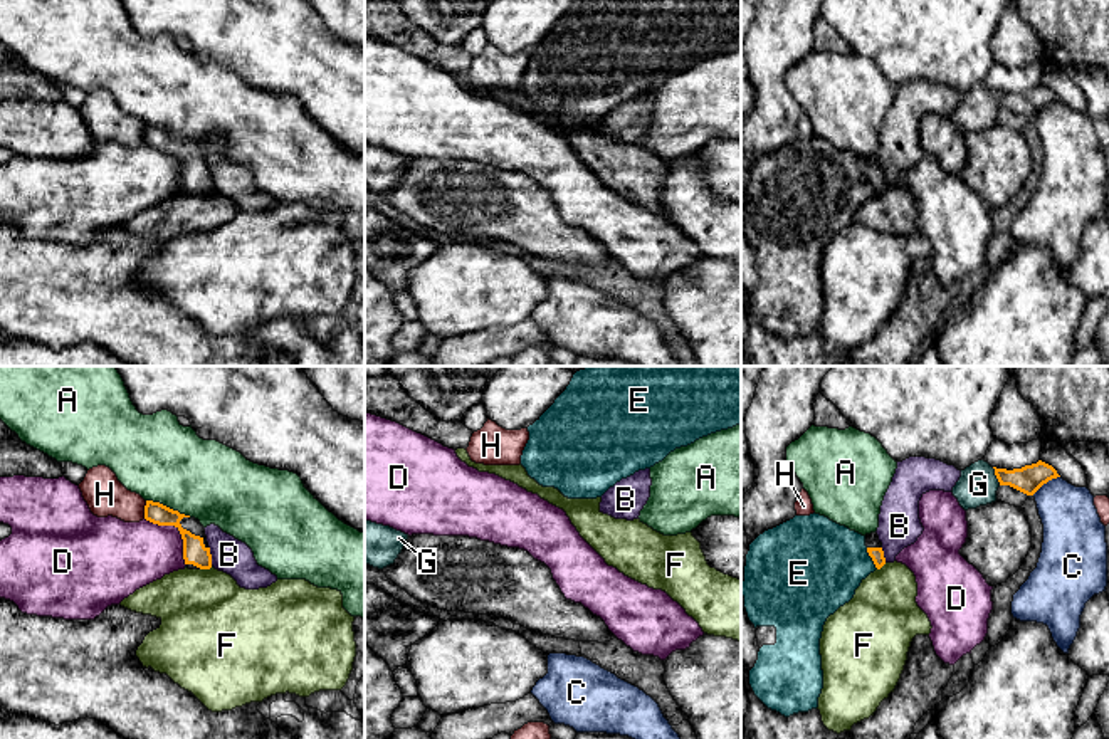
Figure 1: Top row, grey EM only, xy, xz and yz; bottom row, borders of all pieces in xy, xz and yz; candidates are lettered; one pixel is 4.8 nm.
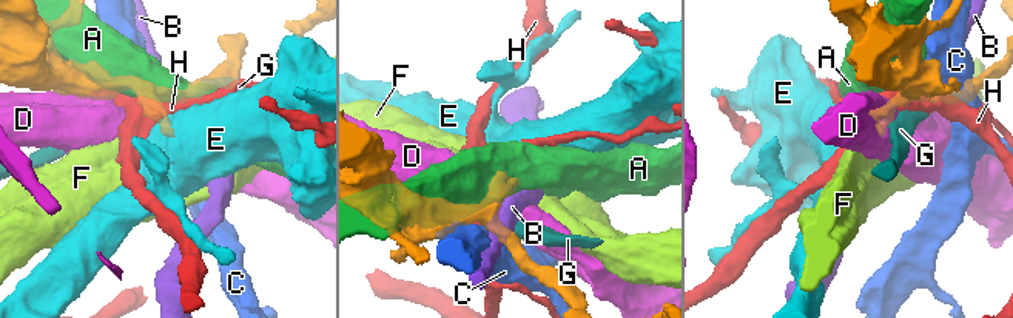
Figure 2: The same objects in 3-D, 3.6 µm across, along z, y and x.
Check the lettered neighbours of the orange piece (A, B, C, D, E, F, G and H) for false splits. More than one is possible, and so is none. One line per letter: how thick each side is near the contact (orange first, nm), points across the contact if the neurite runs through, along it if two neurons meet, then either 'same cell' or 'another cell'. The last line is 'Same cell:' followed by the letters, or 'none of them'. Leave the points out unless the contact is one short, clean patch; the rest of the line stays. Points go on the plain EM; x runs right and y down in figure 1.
A: 110 nm thick on the orange side, 400 nm on the other; another cell
B: 120 nm thick on the orange side, 170 nm on the other; another cell
C: 140 nm thick on the orange side, 280 nm on the other; border along yz (1059, 99), (1044, 106), (1032, 118); another cell
D: 120 nm thick on the orange side, 320 nm on the other; another cell
E: 60 nm thick on the orange side, 420 nm on the other; runs through yz (876, 177), (871, 180), (820, 187); same cell
F: 120 nm thick on the orange side, 440 nm on the other; border along xy (210, 190), (200, 193); another cell
G: 140 nm thick on the orange side, 190 nm on the other; border along yz (992, 91), (1000, 108); another cell
H: 100 nm thick on the orange side, 190 nm on the other; another cell
Same cell: E

